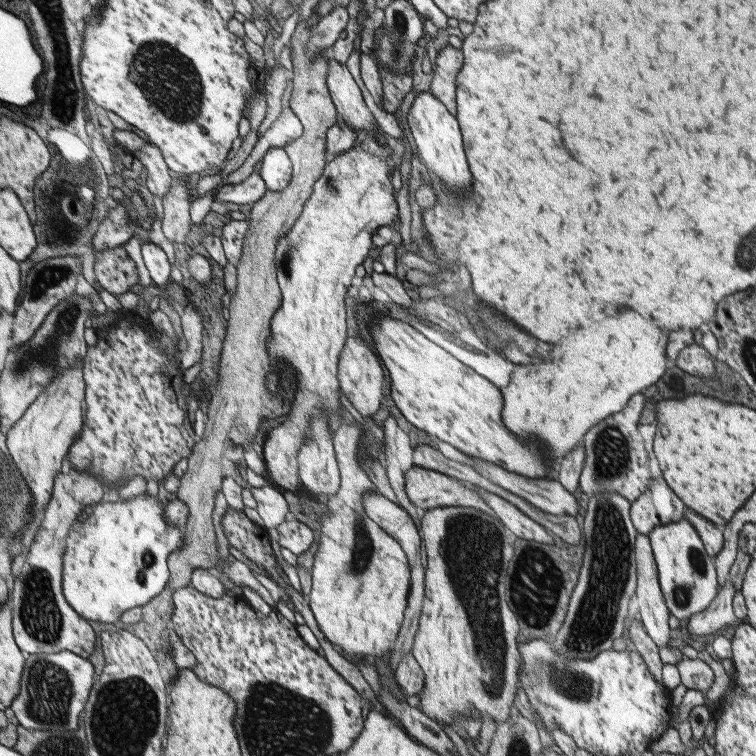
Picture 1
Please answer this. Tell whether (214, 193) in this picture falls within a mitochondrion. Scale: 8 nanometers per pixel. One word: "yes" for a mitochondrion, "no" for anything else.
no

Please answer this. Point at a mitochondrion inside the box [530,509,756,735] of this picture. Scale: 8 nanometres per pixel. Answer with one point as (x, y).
(579, 687)

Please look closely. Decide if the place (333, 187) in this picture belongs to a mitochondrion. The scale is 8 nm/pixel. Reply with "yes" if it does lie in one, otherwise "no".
yes

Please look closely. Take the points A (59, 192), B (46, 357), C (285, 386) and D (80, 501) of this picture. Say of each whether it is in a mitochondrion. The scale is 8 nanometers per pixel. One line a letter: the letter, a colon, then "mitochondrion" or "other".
A: other
B: mitochondrion
C: mitochondrion
D: other

